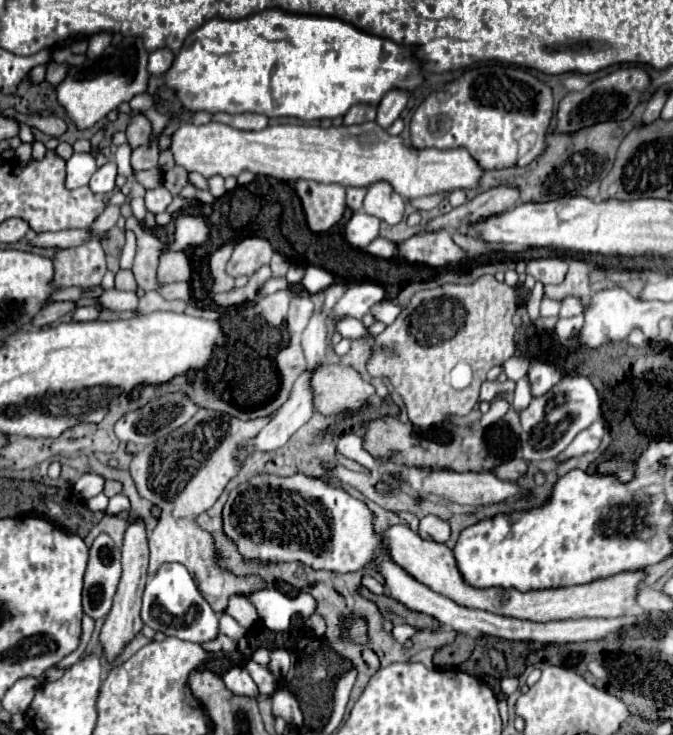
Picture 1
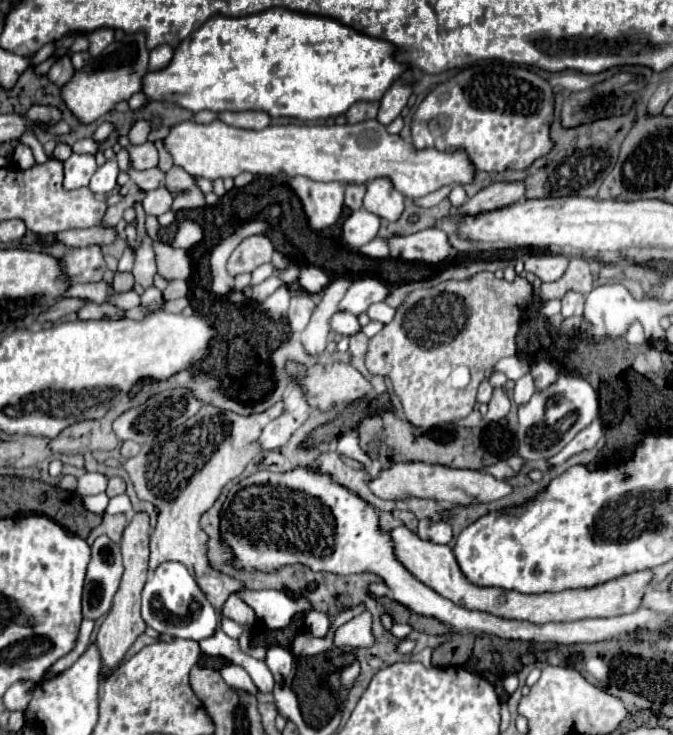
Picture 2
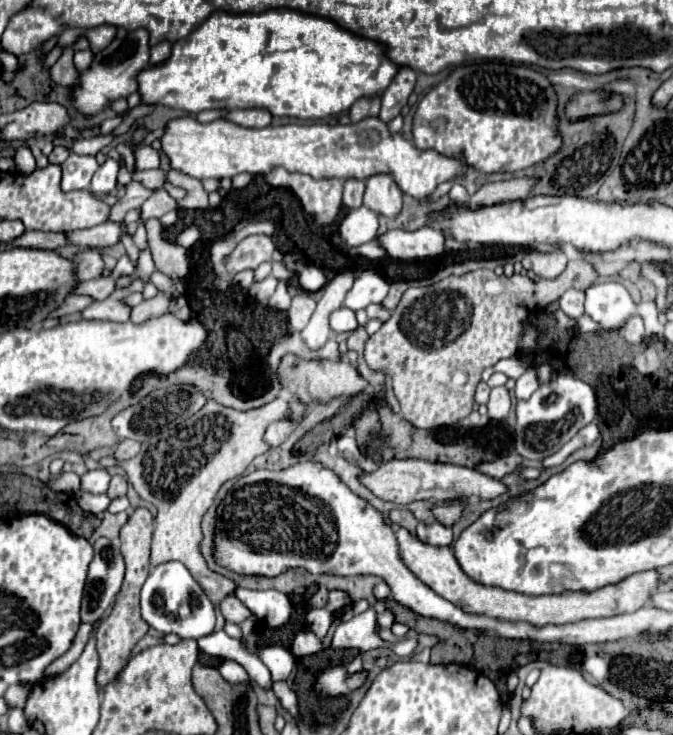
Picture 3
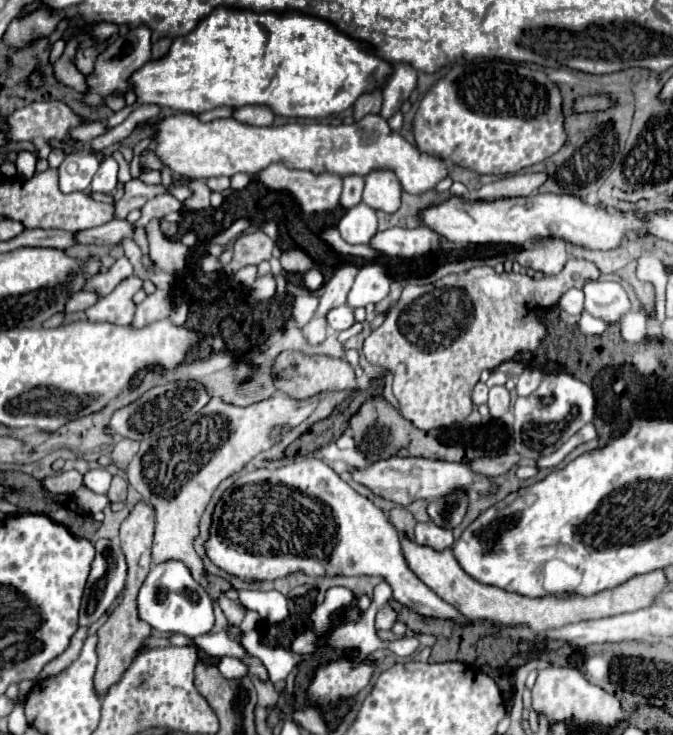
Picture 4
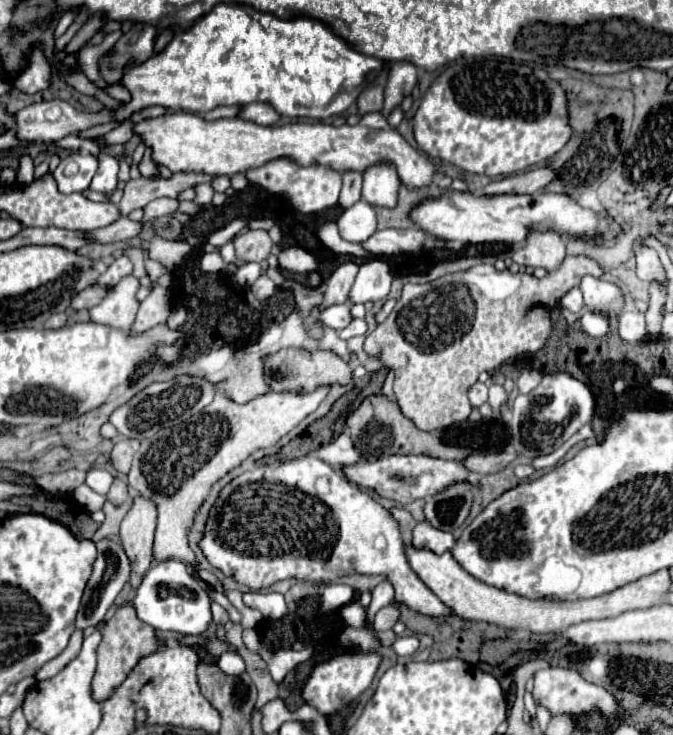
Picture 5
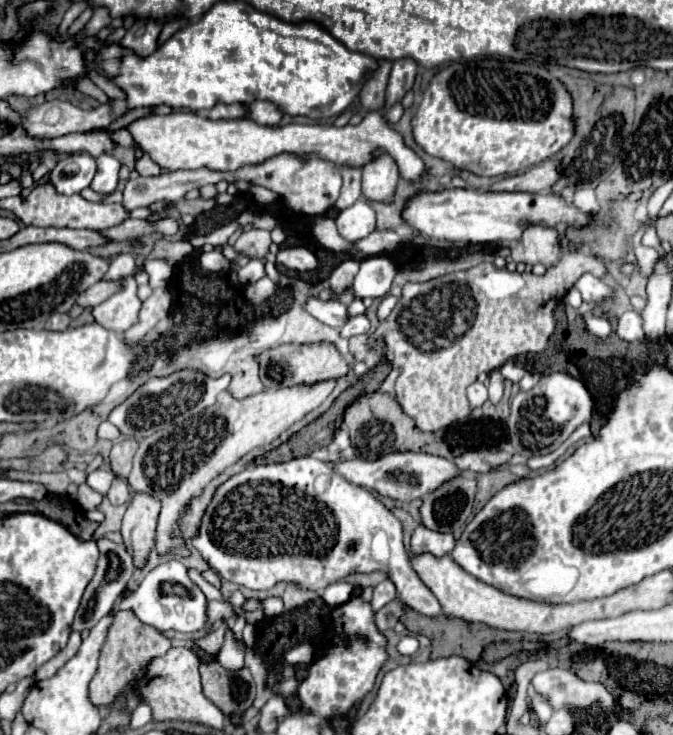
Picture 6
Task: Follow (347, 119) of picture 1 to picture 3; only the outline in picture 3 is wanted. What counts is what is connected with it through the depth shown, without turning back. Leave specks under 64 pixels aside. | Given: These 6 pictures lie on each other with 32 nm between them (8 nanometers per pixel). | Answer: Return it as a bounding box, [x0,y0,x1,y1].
[350,98,380,124]

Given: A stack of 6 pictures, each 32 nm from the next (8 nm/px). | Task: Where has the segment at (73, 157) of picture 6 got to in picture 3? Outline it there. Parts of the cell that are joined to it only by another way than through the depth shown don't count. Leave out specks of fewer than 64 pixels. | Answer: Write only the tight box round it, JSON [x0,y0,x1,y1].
[62,152,98,192]

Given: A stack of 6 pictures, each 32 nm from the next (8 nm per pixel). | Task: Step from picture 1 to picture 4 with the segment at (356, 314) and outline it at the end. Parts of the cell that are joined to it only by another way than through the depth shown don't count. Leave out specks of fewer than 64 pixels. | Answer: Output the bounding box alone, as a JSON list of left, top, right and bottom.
[346,264,390,308]

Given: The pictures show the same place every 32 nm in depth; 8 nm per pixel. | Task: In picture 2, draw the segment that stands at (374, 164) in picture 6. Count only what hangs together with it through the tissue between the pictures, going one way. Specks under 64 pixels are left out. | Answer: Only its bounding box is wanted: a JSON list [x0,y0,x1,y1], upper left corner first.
[364,178,404,222]

